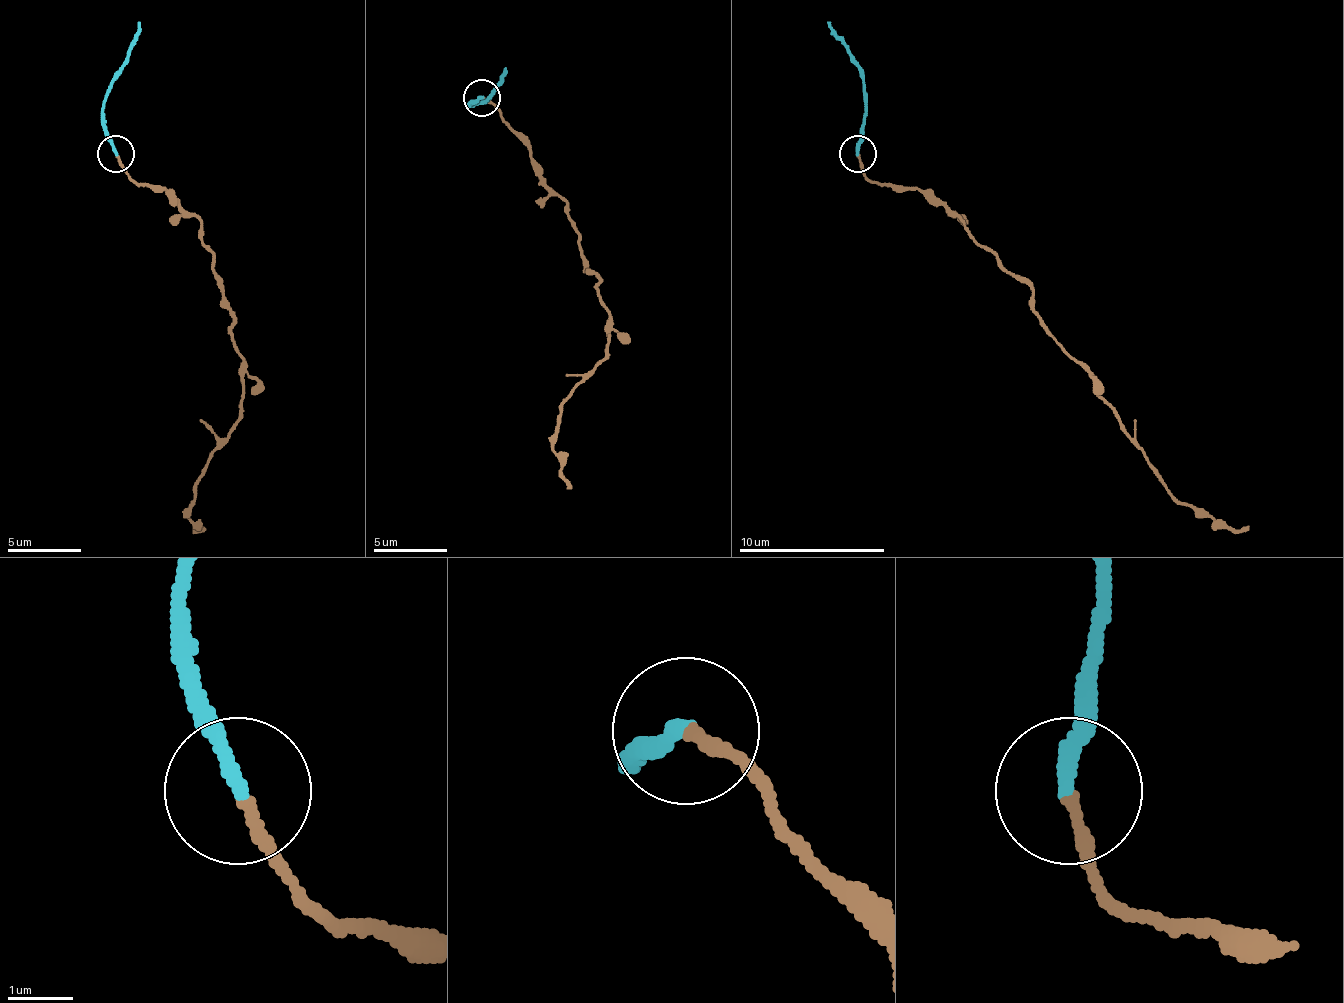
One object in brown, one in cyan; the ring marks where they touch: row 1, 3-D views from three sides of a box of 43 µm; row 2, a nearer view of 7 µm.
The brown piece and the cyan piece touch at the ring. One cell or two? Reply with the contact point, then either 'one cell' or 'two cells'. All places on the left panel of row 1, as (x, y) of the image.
place (116, 154); one cell

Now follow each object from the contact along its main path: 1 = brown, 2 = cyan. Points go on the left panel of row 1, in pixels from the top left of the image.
1: (116, 155), (135, 184), (168, 191), (201, 224), (234, 320), (241, 415), (186, 514), (205, 529)
2: (116, 155), (105, 129), (105, 88), (138, 22)

